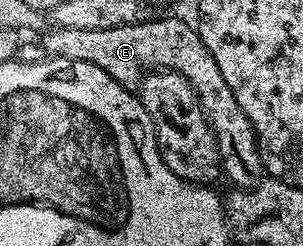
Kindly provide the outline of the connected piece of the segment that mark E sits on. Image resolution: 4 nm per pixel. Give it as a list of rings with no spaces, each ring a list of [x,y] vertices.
[[[153,19],[150,23],[145,22],[128,23],[111,29],[67,29],[56,26],[46,30],[39,42],[46,56],[94,63],[116,83],[130,89],[140,88],[146,73],[158,69],[178,71],[195,89],[197,100],[201,102],[201,108],[205,110],[205,116],[213,128],[224,178],[229,178],[233,185],[241,189],[258,186],[266,178],[267,172],[261,160],[257,134],[247,113],[239,109],[239,101],[235,93],[231,93],[231,85],[227,85],[219,65],[215,65],[211,49],[203,45],[196,26],[192,22],[184,23],[181,19]]]

